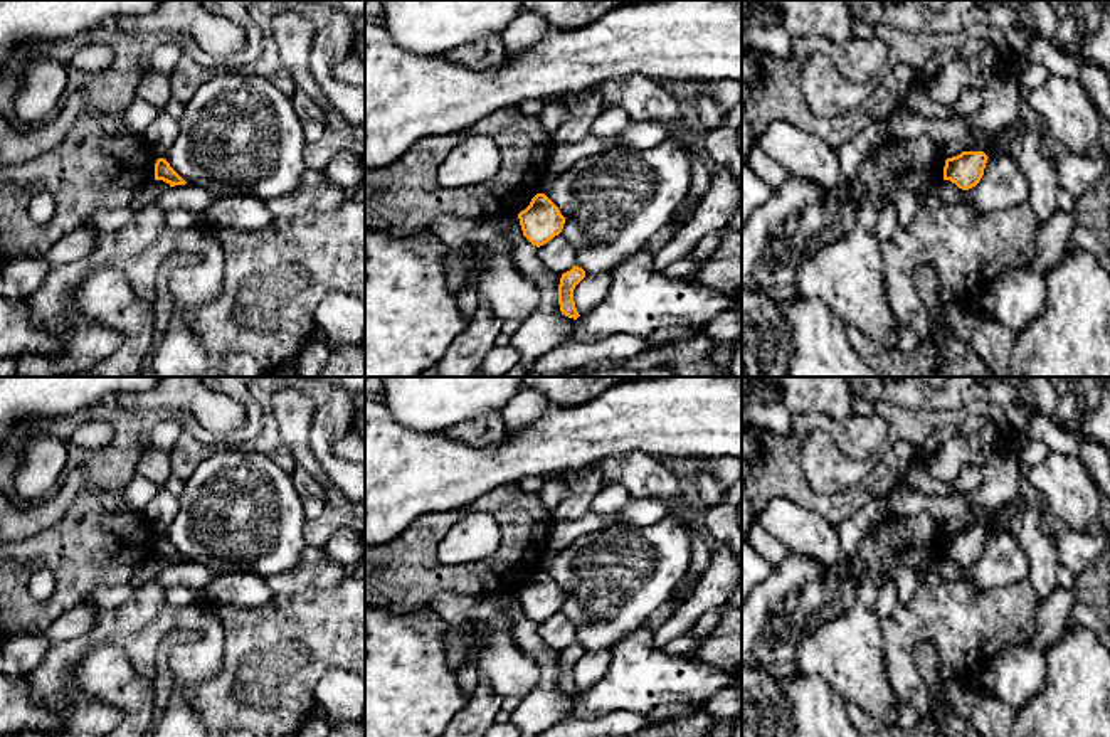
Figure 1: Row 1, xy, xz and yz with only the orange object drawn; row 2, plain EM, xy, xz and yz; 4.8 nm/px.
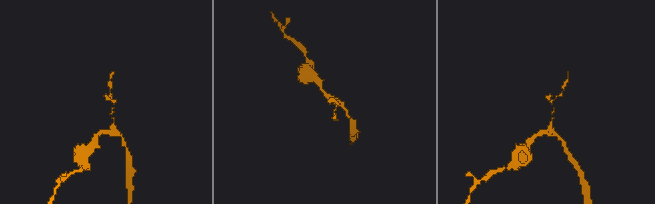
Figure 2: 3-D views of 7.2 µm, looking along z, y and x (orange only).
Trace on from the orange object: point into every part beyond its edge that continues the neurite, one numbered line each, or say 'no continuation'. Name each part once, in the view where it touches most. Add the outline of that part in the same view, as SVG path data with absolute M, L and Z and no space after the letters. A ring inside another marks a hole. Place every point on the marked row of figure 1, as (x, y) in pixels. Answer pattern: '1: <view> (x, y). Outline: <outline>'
no continuation

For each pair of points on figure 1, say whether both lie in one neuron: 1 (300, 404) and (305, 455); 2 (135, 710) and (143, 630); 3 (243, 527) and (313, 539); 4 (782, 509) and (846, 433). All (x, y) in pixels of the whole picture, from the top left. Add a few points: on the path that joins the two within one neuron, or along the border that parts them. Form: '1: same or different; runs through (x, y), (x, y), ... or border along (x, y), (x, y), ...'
1: same; runs through (300, 416), (300, 443)
2: different; border along (111, 645), (116, 645), (130, 663), (150, 678)
3: different; border along (305, 520), (303, 540), (308, 546)
4: different; border along (759, 512), (774, 498), (789, 498), (824, 517)

